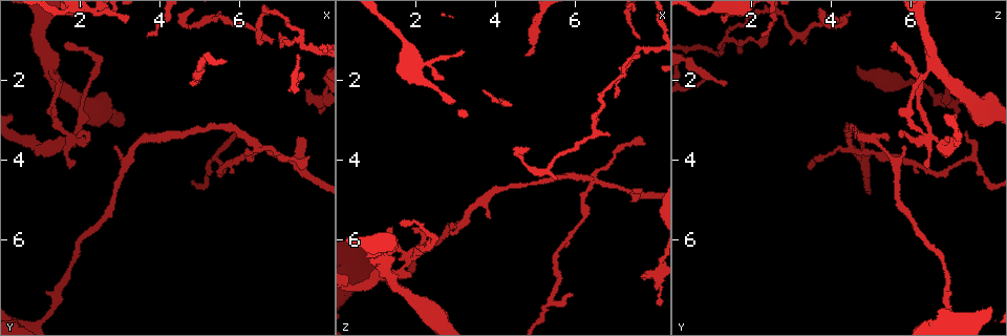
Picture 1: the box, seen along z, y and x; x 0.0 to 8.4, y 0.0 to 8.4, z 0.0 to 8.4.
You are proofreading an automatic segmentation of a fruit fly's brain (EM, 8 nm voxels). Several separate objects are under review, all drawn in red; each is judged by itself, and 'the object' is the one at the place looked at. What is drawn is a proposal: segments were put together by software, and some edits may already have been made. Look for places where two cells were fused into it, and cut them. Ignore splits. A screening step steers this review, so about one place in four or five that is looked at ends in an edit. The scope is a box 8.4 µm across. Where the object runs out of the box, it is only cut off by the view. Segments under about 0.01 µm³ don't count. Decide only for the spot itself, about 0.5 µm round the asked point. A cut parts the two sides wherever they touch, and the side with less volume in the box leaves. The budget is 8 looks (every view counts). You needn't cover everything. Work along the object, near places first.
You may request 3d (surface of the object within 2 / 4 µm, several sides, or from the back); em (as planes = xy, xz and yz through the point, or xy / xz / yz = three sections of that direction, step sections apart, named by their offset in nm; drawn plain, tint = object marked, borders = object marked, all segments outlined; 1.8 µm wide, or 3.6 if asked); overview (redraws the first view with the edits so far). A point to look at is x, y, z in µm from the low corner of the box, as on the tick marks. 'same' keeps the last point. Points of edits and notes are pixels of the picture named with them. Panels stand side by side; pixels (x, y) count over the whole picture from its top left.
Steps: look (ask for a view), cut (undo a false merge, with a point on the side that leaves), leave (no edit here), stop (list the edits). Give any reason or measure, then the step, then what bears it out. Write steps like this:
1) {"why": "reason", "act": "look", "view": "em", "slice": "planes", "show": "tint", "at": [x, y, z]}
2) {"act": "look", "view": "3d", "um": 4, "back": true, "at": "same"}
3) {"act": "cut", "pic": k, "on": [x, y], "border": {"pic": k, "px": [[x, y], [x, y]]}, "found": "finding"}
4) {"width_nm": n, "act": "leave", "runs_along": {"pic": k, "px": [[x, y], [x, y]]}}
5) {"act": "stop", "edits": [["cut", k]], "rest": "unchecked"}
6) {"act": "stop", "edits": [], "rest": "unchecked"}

{"why": "a fork", "act": "look", "view": "em", "slice": "planes", "show": "plain", "at": [7.50, 1.00, 1.35]}

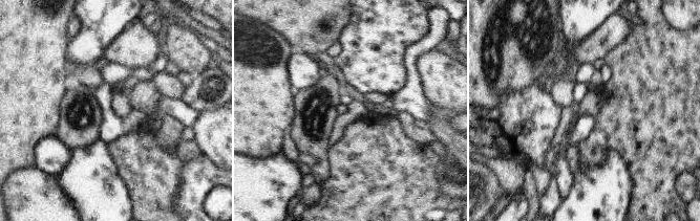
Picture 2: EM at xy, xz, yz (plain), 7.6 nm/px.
{"why": "where the object lies", "act": "look", "view": "em", "slice": "planes", "show": "tint", "at": "same"}

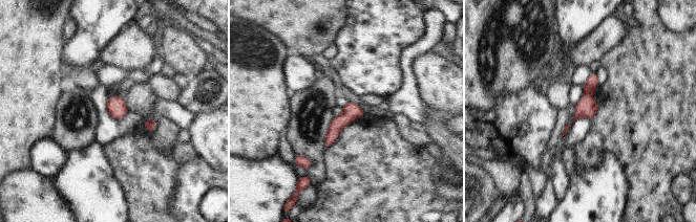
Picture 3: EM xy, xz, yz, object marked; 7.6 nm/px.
{"act": "cut", "pic": 3, "on": [592, 82], "border": {"pic": 3, "px": [[585, 92], [589, 93]]}, "found": "two cells meet here"}

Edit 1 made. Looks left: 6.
{"why": "sharp bend", "act": "look", "view": "3d", "um": 4, "at": [6.45, 3.70, 4.50]}

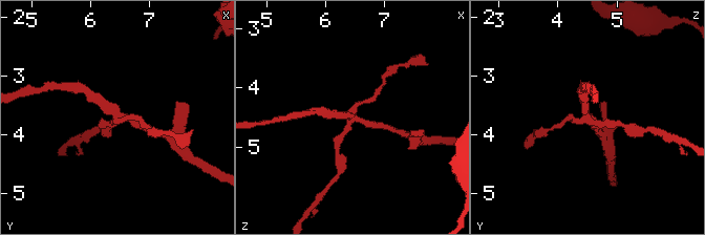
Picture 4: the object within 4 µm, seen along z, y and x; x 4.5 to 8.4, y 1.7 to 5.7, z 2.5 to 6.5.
{"arms": 4, "act": "look", "view": "em", "slice": "xy", "step": 16, "show": "tint", "at": [6.45, 3.65, 4.50]}

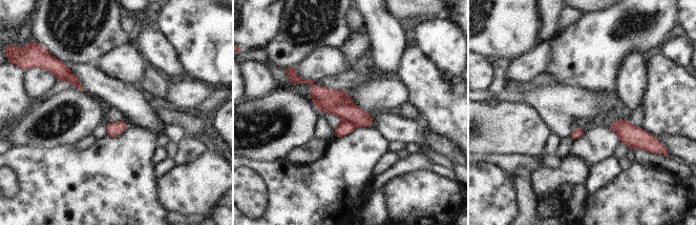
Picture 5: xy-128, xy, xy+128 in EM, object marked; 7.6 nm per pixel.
{"width_nm": 20, "act": "cut", "pic": 5, "on": [344, 128], "found": "two cells meet here"}

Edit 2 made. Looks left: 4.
{"act": "stop", "edits": [["cut", 3], ["cut", 5]], "rest": "unchecked"}

